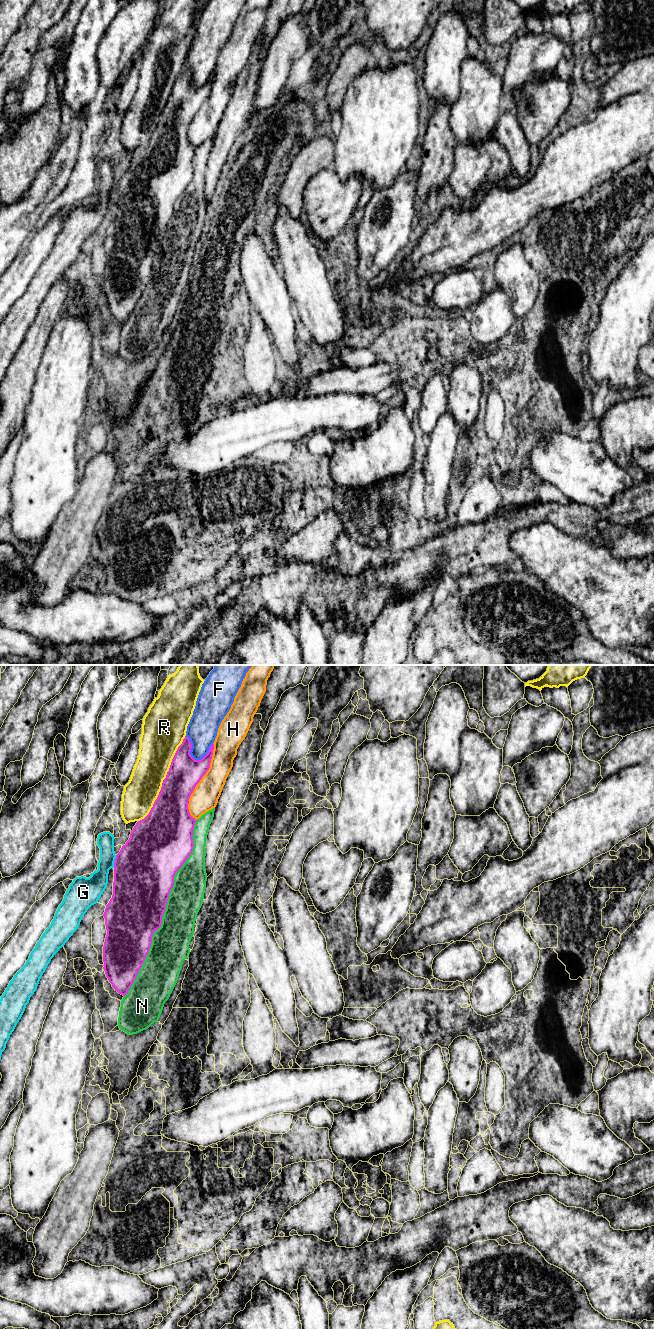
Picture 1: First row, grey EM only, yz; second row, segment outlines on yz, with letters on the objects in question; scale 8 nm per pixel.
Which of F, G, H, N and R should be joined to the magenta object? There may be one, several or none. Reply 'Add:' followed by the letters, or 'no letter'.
Add: no letter

